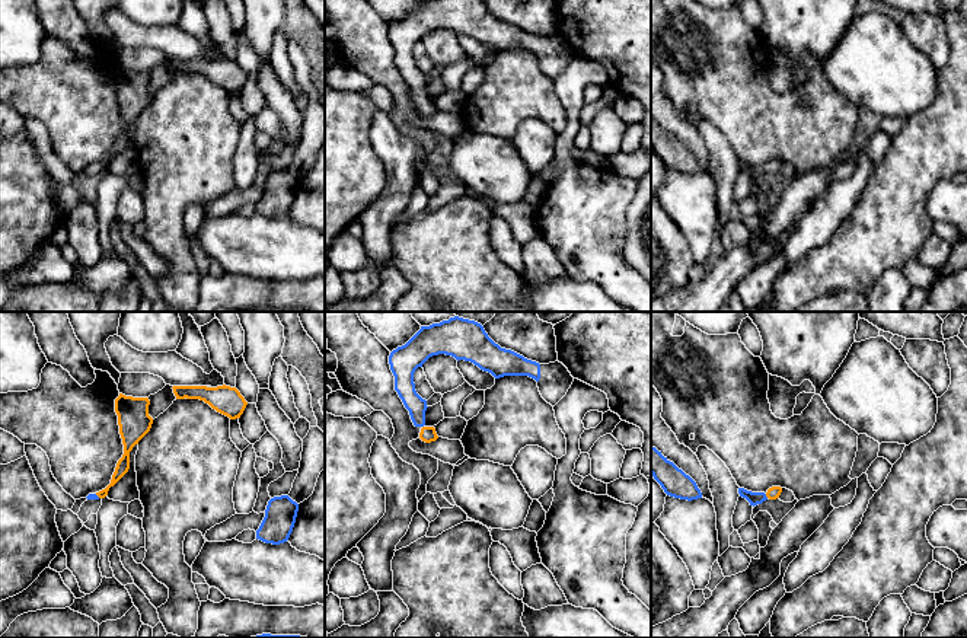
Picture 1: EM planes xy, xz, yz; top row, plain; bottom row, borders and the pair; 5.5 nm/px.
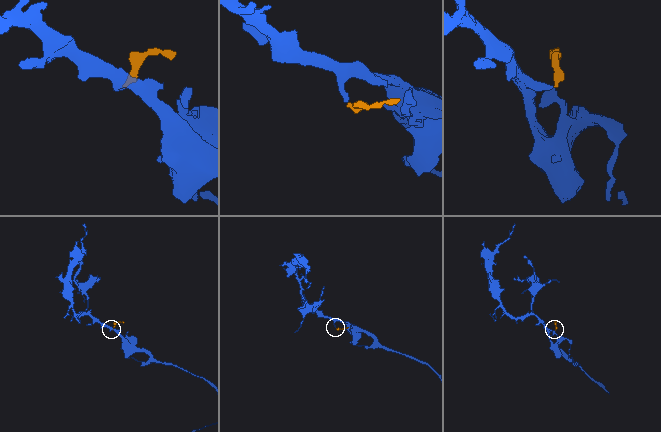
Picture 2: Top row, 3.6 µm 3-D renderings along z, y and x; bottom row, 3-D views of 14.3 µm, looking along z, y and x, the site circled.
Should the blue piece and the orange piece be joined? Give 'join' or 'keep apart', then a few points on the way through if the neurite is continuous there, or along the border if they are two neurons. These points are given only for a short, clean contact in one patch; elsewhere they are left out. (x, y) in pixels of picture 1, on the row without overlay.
join | across yz (755, 172), (765, 169), (774, 166)

